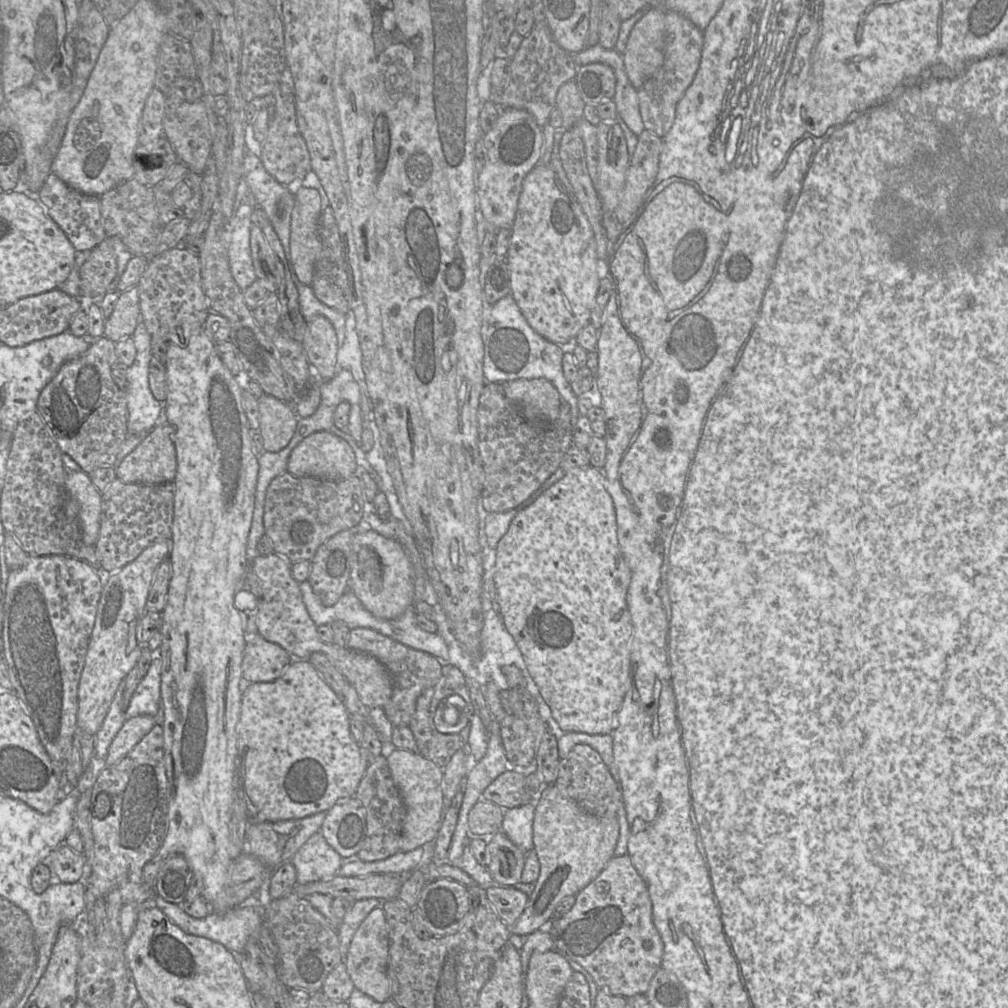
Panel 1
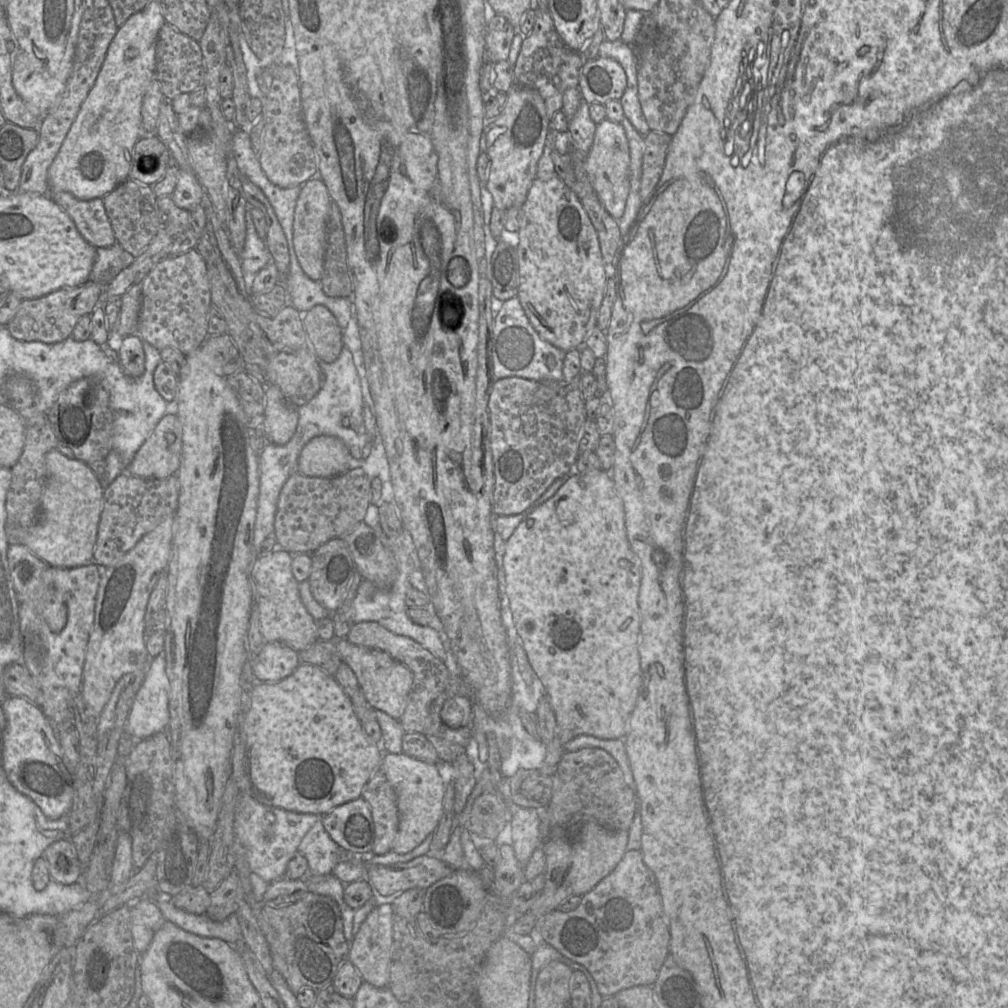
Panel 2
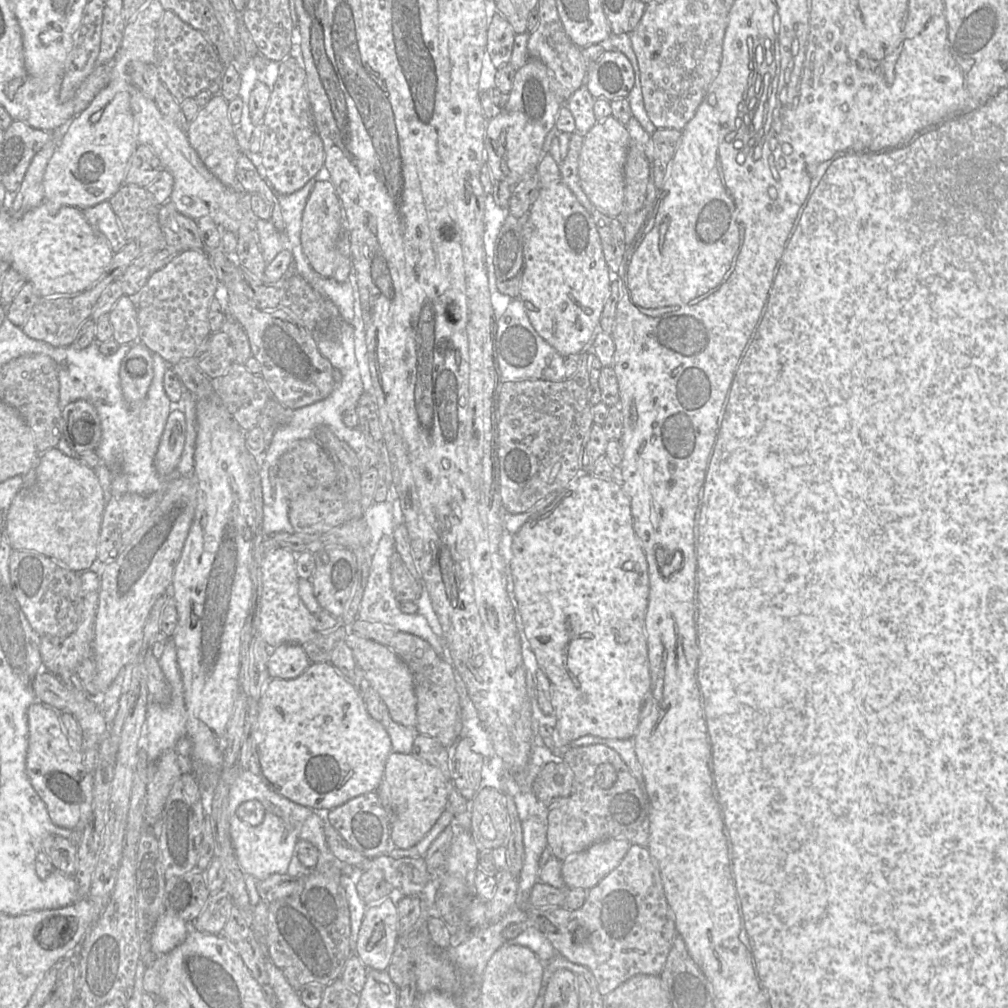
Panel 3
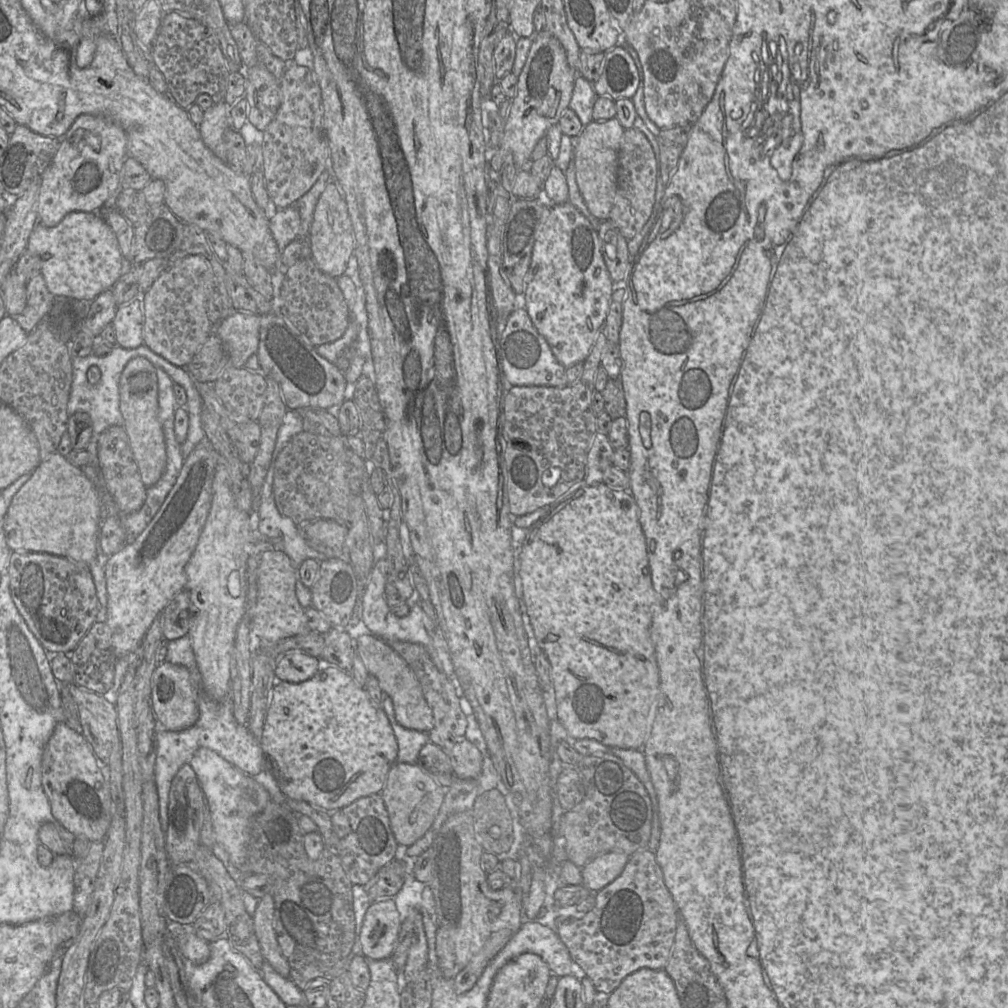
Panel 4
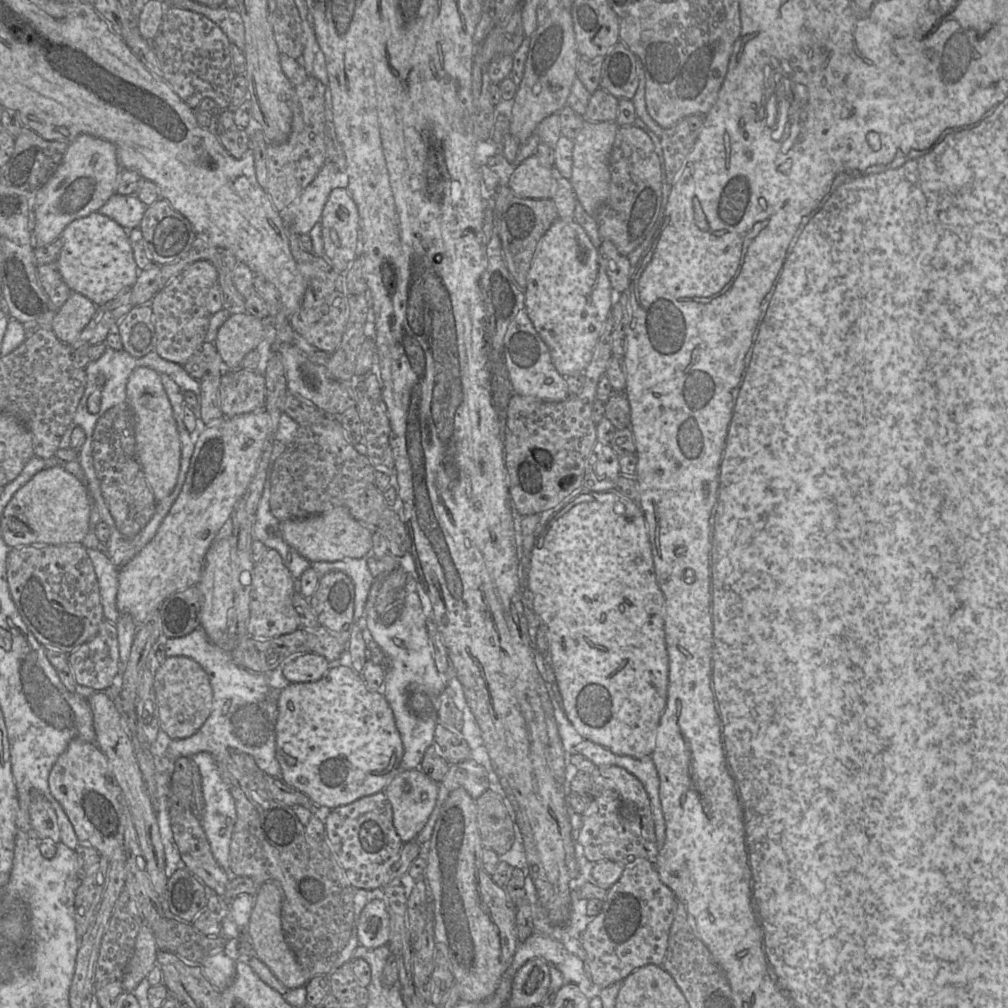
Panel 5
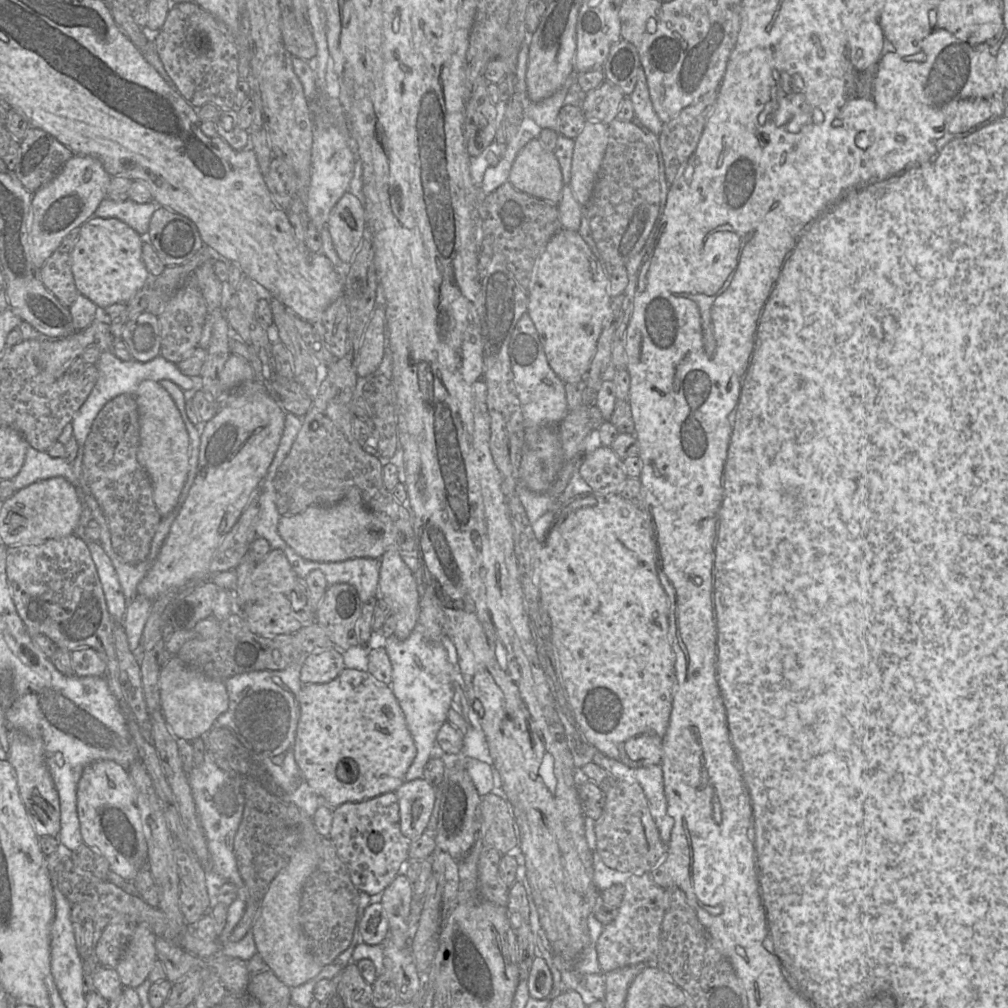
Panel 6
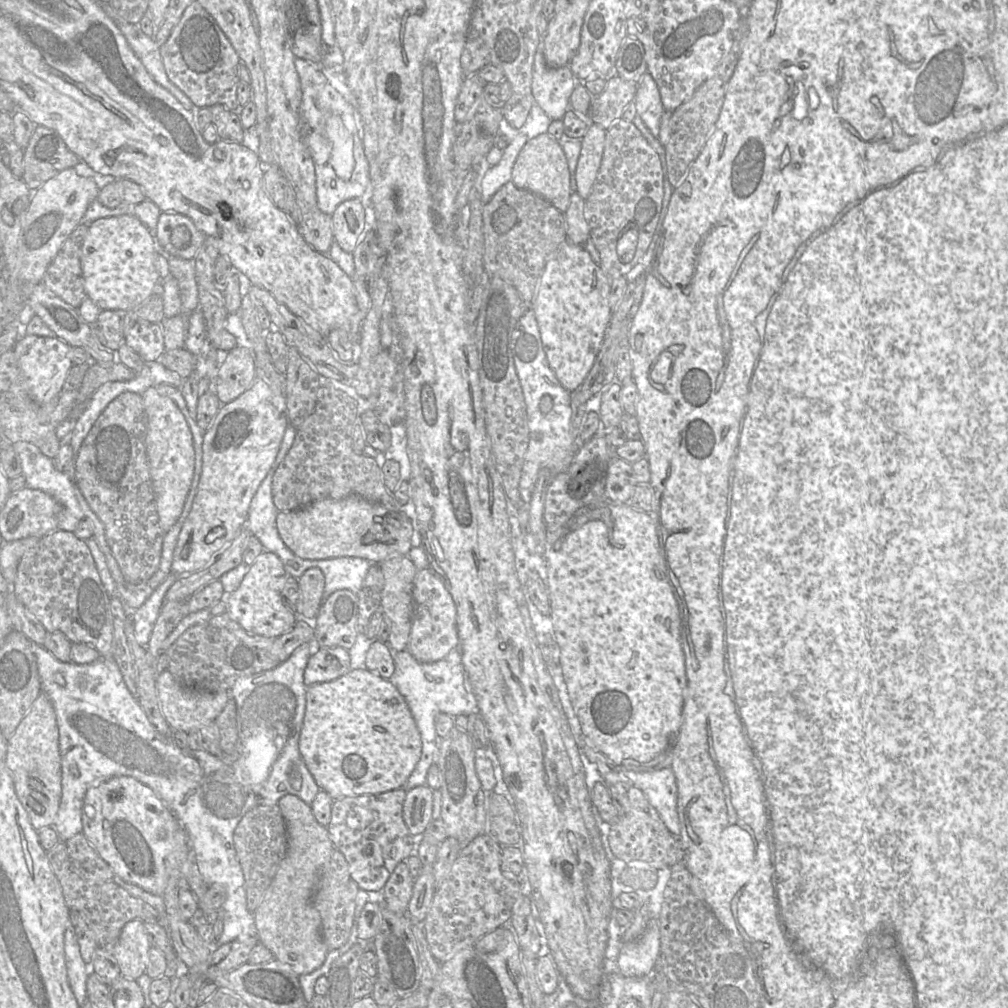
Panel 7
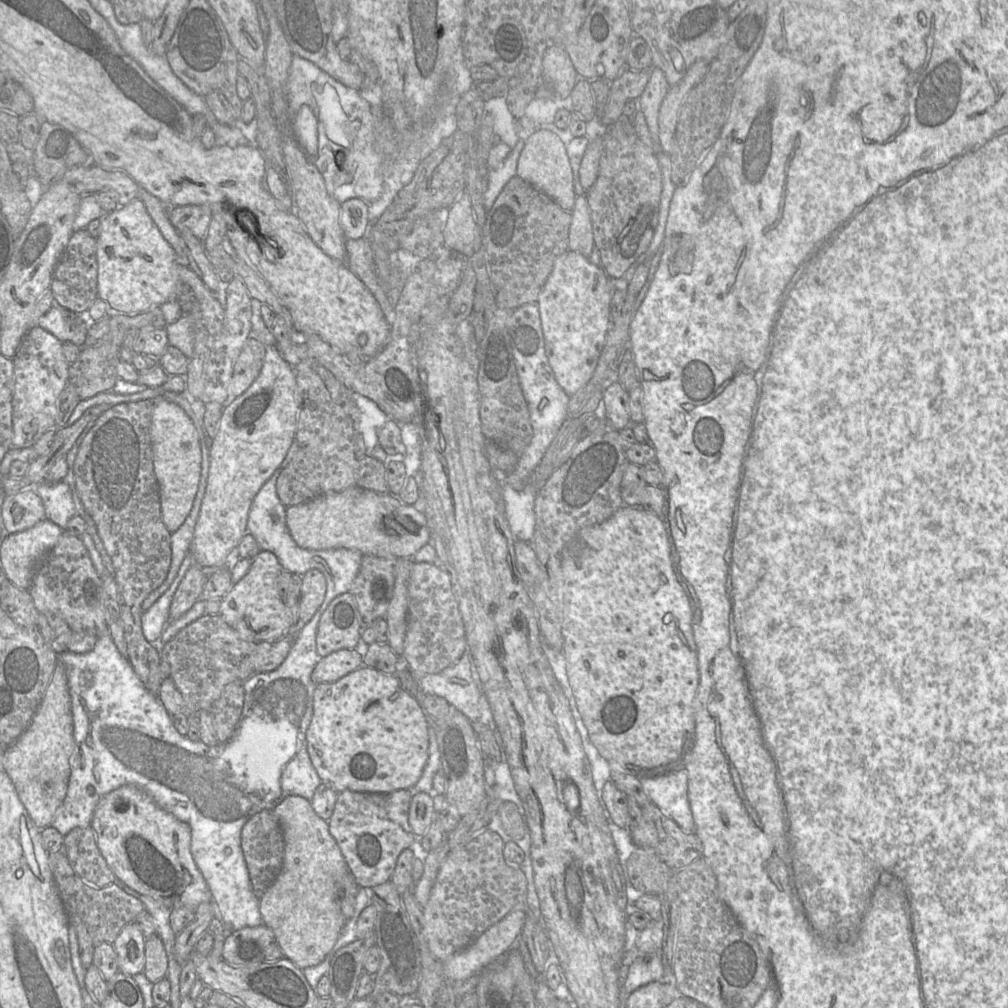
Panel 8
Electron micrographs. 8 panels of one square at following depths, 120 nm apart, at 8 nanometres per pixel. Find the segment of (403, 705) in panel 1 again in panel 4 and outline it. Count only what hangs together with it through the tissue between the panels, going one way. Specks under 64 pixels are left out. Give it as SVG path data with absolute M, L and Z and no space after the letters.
M402 641L387 643L413 671L421 686L423 696L432 711L433 727L428 732L430 741L442 749L450 749L456 741L465 738L464 735L467 727L466 715L461 709L460 700L454 686L449 679L437 669L428 652L420 644Z

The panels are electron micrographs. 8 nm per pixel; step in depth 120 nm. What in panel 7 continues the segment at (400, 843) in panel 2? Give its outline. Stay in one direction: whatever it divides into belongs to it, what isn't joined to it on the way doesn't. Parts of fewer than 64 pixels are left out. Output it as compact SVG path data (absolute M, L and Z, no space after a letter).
M425 785L410 789L403 805L403 819L410 833L423 834L432 821L433 790Z

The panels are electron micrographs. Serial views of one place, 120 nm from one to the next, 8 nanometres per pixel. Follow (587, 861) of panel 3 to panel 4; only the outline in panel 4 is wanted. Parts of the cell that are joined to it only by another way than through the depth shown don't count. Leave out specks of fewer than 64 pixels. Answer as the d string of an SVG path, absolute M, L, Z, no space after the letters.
M608 852L590 860L581 868L582 885L598 892L622 873L628 859L624 853Z

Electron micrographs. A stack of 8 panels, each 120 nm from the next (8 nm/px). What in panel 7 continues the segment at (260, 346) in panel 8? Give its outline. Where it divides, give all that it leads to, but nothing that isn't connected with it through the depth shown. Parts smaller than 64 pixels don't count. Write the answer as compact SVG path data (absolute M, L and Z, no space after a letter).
M235 347L228 352L216 378L217 396L222 405L250 389L255 378L255 358L251 348Z

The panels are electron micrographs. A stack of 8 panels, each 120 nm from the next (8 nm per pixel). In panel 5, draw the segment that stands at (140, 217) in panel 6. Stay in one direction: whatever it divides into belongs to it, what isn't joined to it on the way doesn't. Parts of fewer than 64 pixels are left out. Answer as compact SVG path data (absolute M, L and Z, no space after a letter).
M115 193L98 210L119 224L126 232L139 228L142 217L148 208L136 195L123 196Z

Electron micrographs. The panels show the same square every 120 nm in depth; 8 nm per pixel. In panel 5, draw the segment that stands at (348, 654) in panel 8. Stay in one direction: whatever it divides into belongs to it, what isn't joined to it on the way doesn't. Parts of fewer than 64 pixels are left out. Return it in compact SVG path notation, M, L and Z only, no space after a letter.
M307 652L294 655L284 662L281 672L290 683L316 682L330 668L330 663L318 654Z

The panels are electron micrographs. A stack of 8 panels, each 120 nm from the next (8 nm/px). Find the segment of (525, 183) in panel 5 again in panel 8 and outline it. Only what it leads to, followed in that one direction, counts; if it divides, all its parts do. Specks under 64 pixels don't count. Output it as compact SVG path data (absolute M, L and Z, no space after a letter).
M538 129L526 139L517 165L517 176L552 198L560 208L571 212L576 193L573 175L566 152L567 131Z

